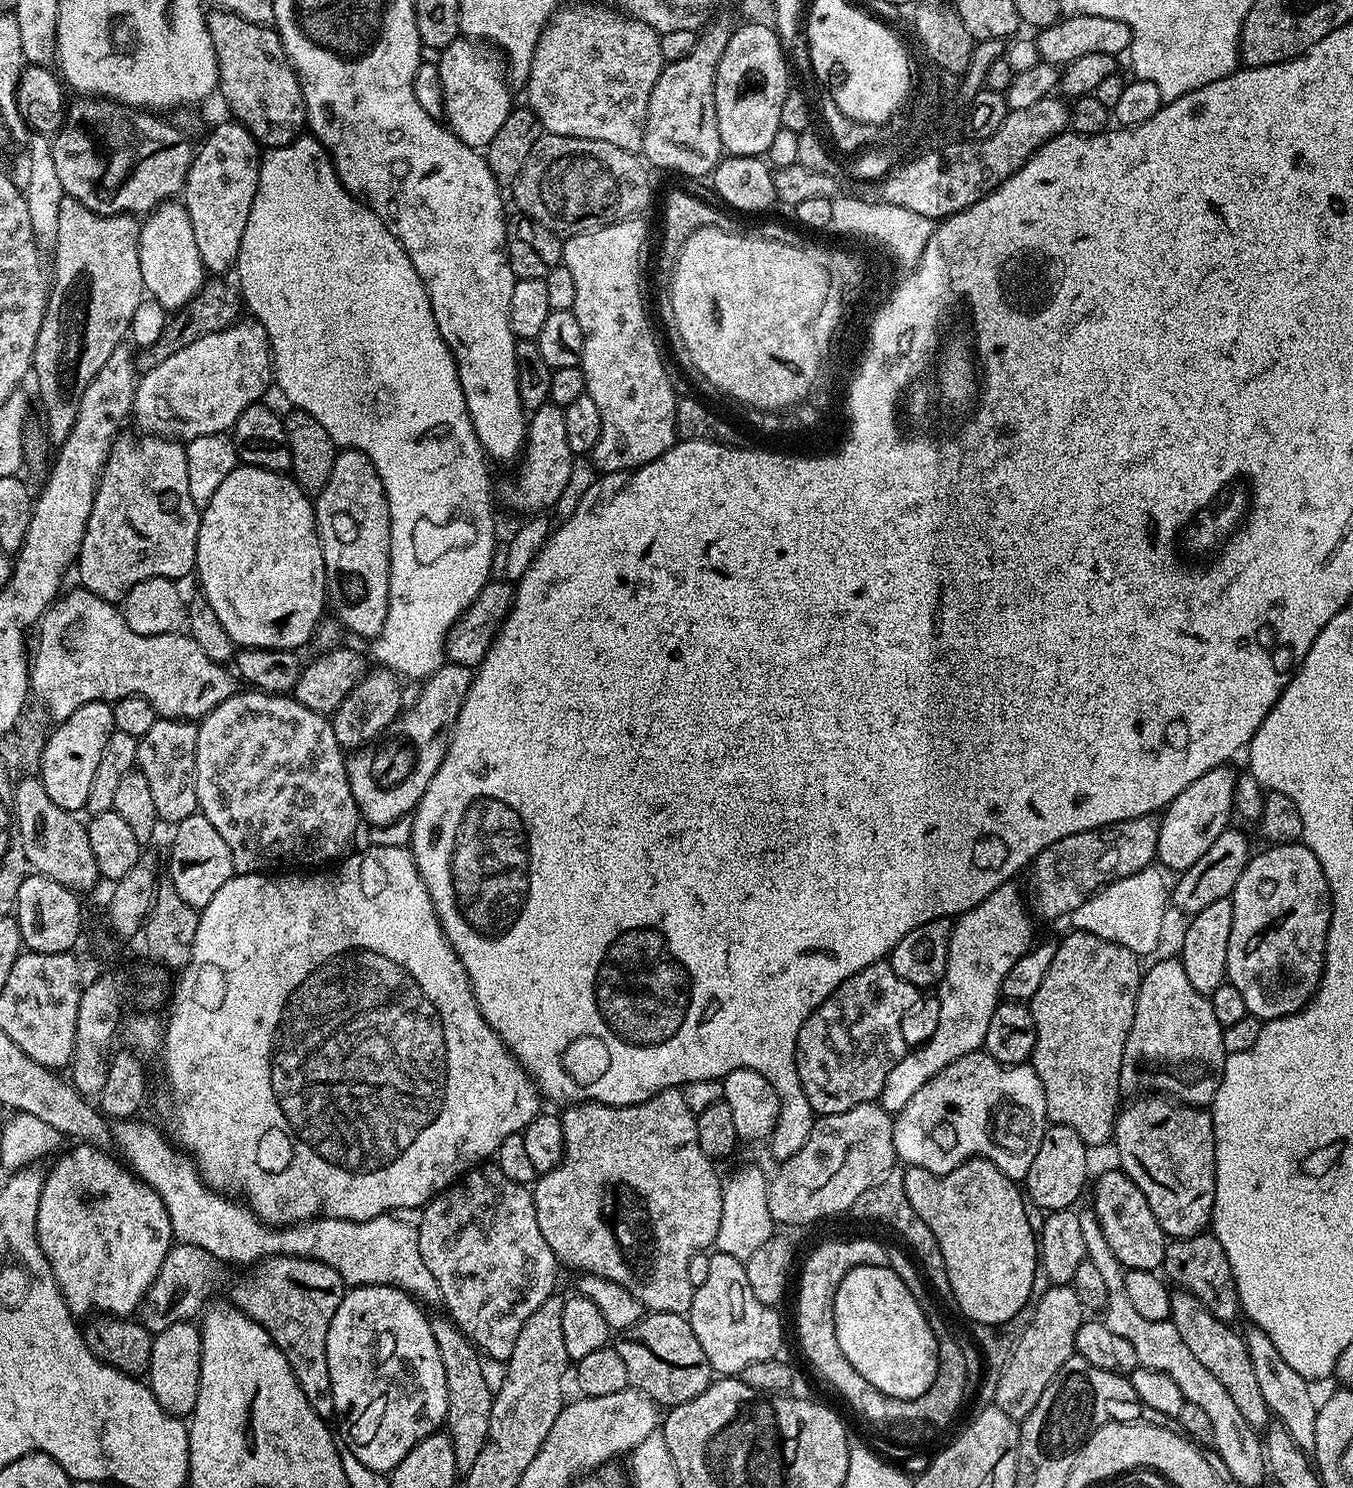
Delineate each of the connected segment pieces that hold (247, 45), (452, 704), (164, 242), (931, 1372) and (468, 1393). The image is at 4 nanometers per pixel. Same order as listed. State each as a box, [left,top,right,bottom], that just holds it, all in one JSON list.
[[207,10,308,149],[347,662,473,828],[138,199,206,310],[834,1264,940,1400],[430,1315,493,1470]]

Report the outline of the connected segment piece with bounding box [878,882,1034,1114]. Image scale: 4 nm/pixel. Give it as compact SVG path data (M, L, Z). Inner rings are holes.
M1012 882L1004 884L994 890L994 894L978 902L978 906L955 917L948 943L946 970L938 985L938 1030L934 1030L934 1038L911 1049L902 1062L890 1070L878 1101L887 1112L895 1114L902 1111L906 1102L910 1102L910 1098L930 1082L930 1078L940 1075L943 1068L950 1066L950 1062L983 1049L986 1029L990 1027L990 1014L994 1014L996 1005L1002 1000L1002 982L1006 974L1010 974L1010 966L1014 966L1014 962L1018 962L1018 958L1022 958L1034 943L1033 917L1026 907L1025 897L1024 900L1020 897L1014 885Z

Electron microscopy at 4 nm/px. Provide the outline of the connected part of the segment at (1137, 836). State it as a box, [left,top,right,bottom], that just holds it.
[1030,815,1160,920]

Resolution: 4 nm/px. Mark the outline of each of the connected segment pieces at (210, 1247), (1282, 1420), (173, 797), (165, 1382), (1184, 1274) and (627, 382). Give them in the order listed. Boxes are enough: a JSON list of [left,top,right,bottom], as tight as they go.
[[111,1118,441,1305],[1243,1326,1318,1453],[136,718,198,826],[146,1320,202,1417],[1162,1234,1242,1324],[562,218,678,473]]

